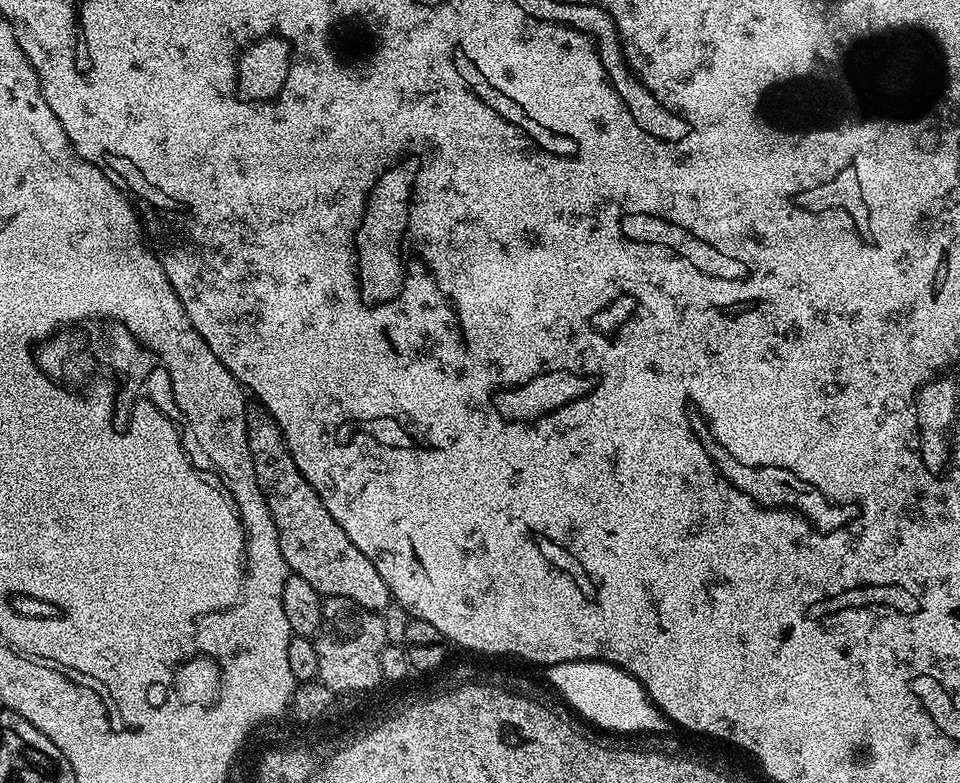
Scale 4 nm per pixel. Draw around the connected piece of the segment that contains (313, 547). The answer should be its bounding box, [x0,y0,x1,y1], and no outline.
[247,407,390,613]

